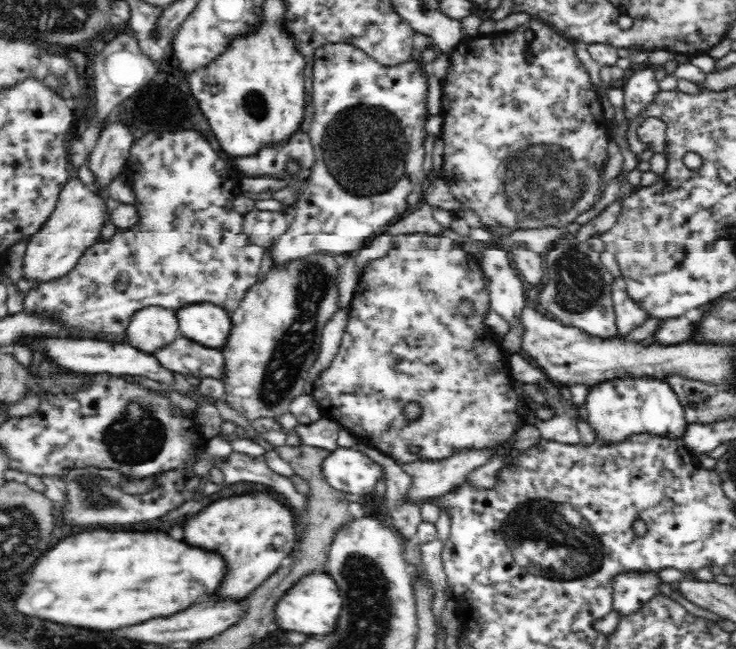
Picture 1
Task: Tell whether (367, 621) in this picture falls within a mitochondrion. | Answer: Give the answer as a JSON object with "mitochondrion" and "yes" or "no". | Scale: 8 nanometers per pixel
{"mitochondrion":"yes"}

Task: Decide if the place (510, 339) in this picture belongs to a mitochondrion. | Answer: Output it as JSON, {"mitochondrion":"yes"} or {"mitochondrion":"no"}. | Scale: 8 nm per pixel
{"mitochondrion":"no"}

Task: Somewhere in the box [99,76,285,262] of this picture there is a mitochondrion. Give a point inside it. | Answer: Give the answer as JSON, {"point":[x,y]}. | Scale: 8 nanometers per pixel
{"point":[254,102]}

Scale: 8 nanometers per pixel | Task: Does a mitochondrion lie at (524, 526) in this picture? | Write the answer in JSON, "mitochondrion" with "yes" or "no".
{"mitochondrion":"yes"}

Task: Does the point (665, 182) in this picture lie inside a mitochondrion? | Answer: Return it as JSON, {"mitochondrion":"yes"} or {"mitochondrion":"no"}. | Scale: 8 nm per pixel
{"mitochondrion":"no"}

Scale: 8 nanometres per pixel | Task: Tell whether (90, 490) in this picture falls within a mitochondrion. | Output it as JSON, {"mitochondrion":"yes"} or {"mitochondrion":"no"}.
{"mitochondrion":"yes"}

